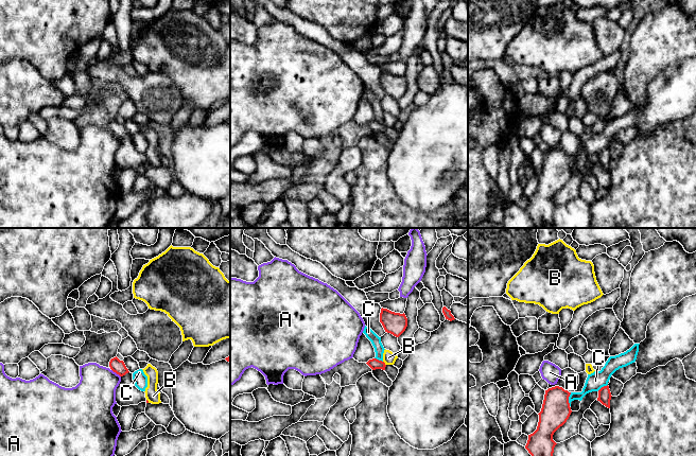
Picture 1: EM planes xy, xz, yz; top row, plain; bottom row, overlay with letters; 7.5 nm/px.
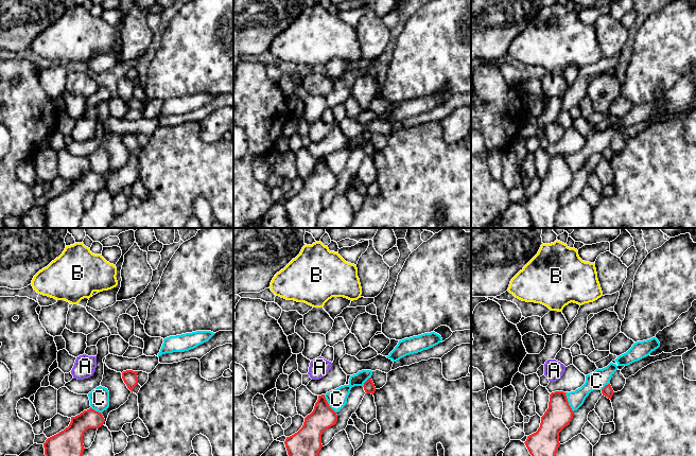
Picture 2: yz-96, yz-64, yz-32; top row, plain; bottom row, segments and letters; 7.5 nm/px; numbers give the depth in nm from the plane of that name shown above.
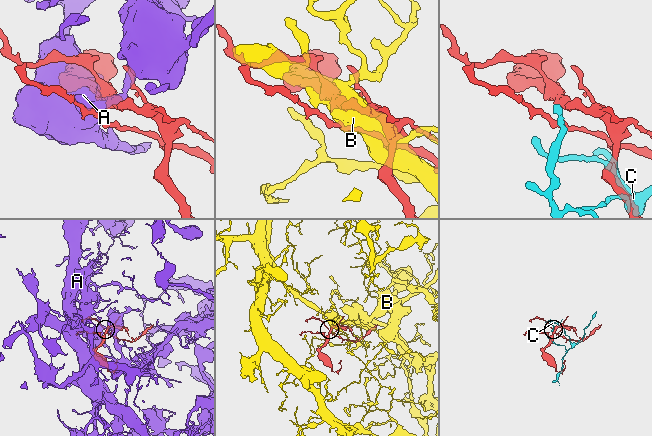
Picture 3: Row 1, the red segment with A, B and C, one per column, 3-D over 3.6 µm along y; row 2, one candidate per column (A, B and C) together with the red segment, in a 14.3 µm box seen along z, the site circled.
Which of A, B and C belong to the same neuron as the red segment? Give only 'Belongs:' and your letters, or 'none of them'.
Belongs: none of them

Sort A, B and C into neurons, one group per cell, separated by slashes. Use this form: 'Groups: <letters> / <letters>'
Groups: A / B / C

